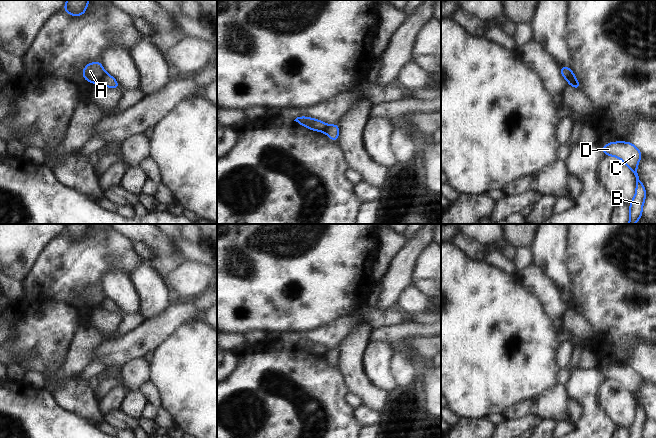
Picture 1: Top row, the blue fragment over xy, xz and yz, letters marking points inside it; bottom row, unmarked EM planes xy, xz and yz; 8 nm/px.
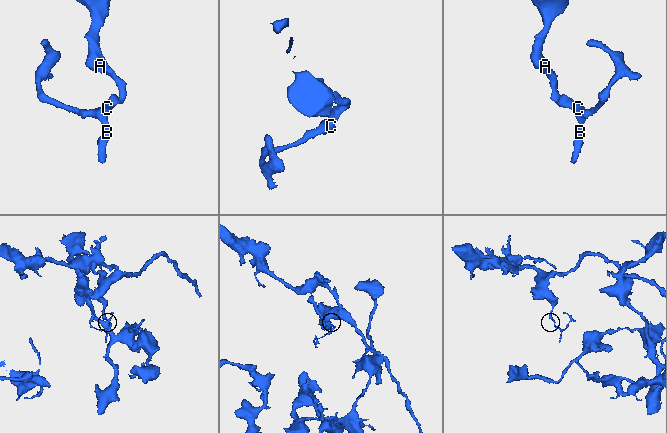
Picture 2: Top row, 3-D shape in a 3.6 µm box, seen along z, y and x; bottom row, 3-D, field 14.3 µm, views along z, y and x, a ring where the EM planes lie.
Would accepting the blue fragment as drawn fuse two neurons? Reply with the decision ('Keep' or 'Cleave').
Cleave

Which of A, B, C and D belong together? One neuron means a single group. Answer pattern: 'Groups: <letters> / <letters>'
Groups: A / B C D

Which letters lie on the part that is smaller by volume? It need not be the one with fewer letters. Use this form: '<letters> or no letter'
B, C, D

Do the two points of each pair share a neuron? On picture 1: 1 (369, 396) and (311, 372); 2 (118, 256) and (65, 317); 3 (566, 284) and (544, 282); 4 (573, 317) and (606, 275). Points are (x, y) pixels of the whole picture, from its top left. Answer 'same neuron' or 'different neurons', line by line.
1: different neurons
2: same neuron
3: different neurons
4: different neurons

